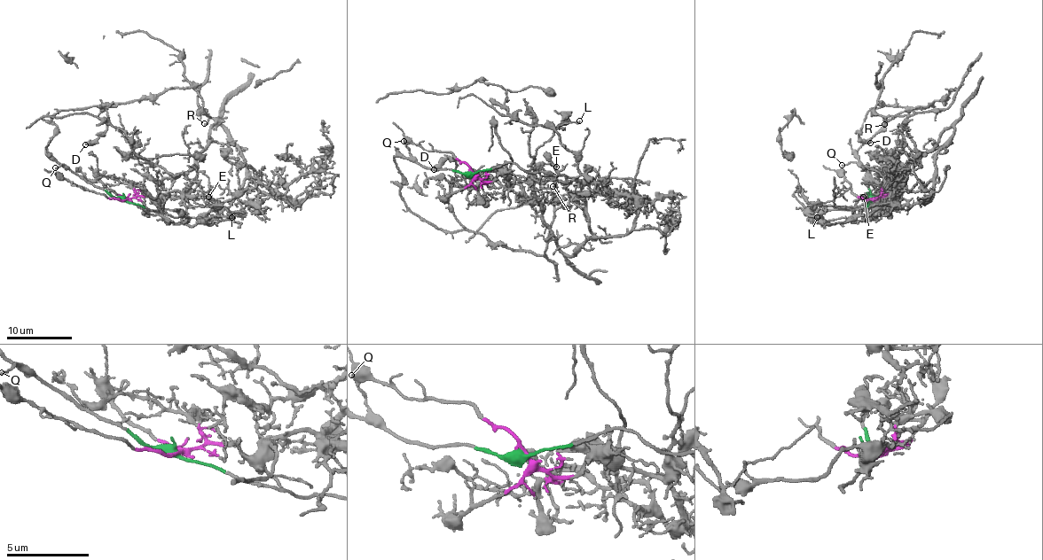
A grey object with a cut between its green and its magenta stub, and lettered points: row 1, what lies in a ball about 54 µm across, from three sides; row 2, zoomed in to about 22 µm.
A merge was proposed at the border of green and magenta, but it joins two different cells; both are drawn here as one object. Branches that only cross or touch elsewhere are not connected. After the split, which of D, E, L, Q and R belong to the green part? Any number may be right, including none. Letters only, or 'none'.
D, Q, R

